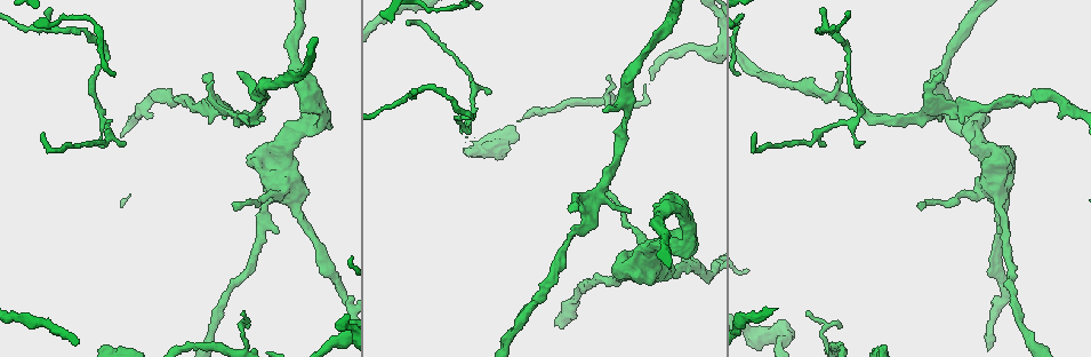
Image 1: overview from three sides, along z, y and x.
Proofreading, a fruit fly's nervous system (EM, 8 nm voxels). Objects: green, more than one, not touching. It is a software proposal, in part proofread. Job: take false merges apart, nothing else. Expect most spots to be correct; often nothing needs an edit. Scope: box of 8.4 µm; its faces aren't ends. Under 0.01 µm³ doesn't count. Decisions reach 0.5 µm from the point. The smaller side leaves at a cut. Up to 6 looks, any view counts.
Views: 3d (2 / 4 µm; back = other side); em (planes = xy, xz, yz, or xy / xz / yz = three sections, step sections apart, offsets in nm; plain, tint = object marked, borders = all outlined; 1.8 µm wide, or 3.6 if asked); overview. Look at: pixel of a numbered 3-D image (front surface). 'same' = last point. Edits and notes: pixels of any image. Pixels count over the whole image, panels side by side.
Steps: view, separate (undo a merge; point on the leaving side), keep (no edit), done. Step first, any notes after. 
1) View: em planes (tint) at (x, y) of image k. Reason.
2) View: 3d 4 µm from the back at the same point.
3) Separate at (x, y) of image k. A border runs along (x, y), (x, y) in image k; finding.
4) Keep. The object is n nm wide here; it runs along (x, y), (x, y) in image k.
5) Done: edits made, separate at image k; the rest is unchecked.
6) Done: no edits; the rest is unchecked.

View: em yz step 4 (tint) at (832, 97) of image 1. A fork.

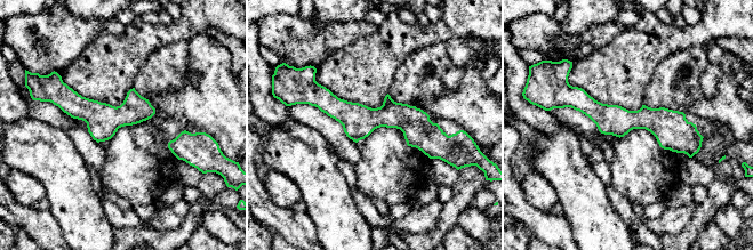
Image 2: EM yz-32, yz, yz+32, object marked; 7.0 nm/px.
View: em planes (tint) at the same point.

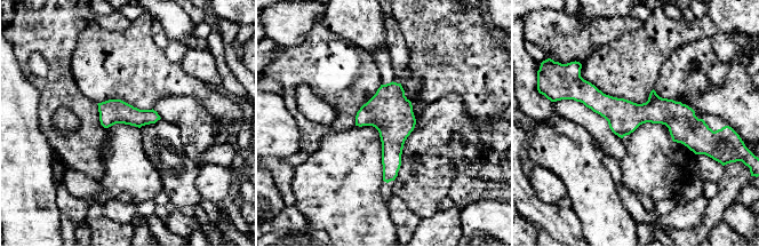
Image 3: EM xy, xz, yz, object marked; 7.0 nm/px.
Keep. The object is 180 nm wide here; it runs along (576, 95), (708, 132) in image 3; all the same neuron.

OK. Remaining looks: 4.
View: 3d 4 µm at (924, 118) of image 1. Sharp bend.

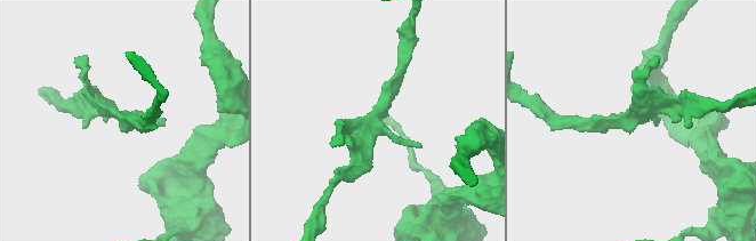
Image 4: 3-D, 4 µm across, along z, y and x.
View: em planes (plain) at (634, 117) of image 4. Shape alone is not enough.

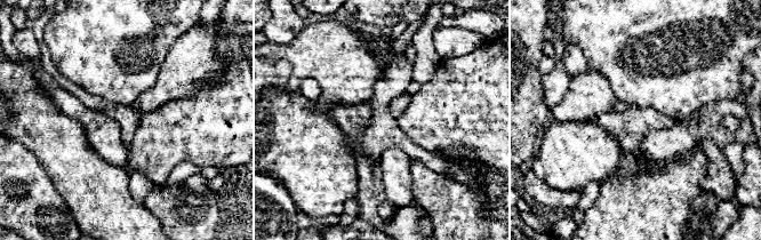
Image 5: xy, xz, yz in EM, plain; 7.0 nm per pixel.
View: em planes (borders) at the same point. What lies round it.

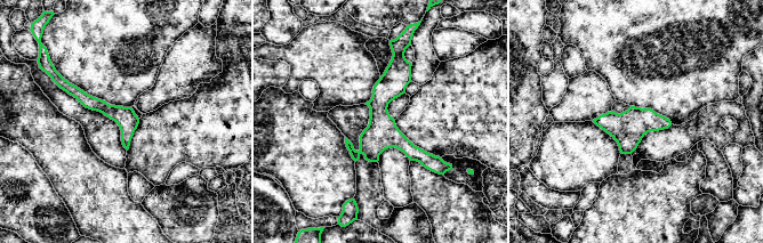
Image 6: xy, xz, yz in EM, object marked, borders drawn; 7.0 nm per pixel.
Keep. It runs along (398, 54), (382, 122), (431, 165) in image 6; all the same neuron.

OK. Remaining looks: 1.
Done: no edits; the rest is unchecked.

